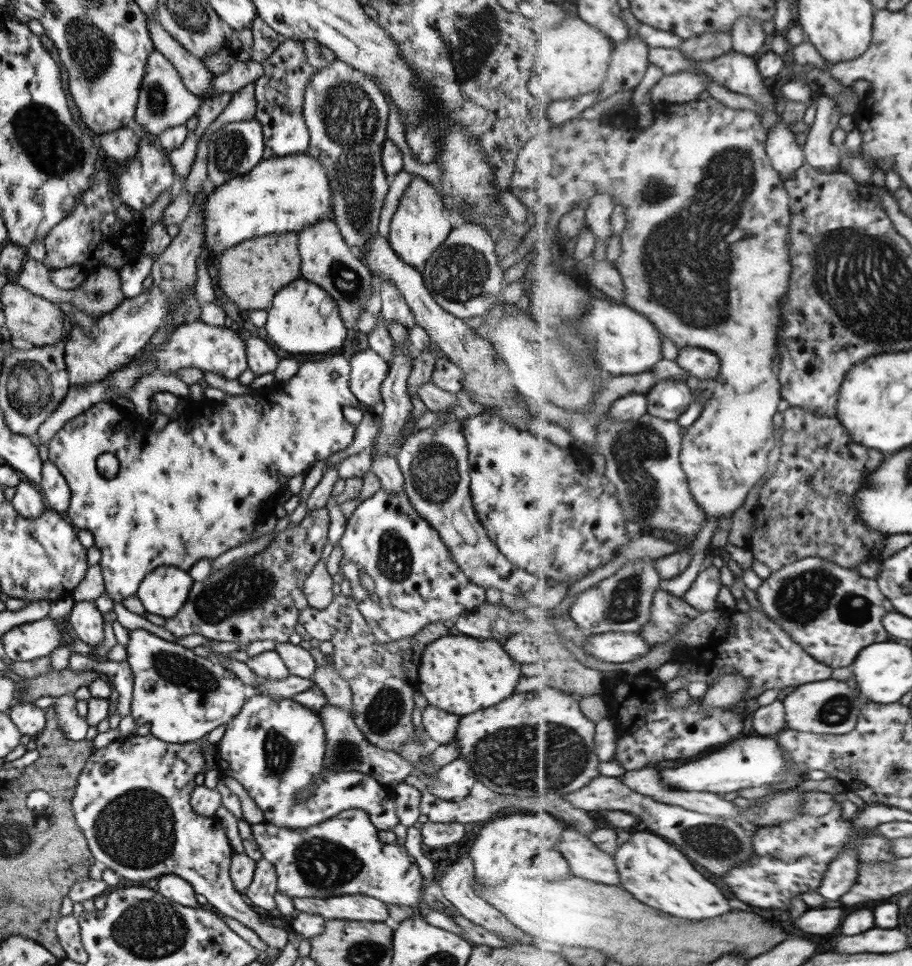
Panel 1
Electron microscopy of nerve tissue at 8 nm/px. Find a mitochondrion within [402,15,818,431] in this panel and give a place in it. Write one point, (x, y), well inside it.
(675, 257)

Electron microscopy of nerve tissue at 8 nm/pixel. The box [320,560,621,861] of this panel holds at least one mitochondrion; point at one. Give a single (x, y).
(527, 757)

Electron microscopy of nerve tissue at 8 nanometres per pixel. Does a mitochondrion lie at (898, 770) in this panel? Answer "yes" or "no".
yes

